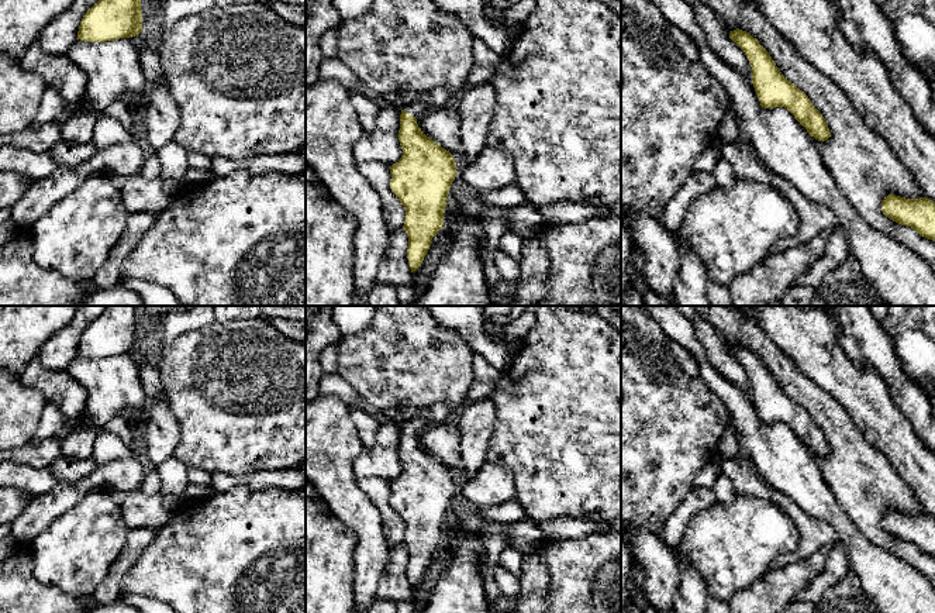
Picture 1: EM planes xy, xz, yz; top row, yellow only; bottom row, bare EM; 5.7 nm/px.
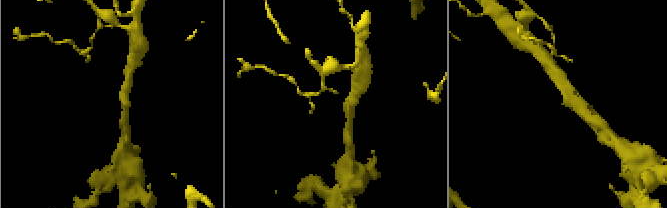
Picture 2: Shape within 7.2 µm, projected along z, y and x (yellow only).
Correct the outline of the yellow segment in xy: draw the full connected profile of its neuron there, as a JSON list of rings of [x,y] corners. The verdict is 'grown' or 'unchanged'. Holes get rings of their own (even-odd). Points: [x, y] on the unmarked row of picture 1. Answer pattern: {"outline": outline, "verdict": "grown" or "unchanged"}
{"outline": [[[106,306],[83,331],[77,355],[107,358],[141,349],[141,306]]], "verdict": "unchanged"}

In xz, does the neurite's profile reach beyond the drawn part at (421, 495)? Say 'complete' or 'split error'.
split error

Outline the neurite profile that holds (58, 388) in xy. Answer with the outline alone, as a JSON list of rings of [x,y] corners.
[[[37,355],[28,362],[20,378],[24,385],[38,389],[46,403],[52,403],[61,410],[68,430],[82,426],[87,393],[68,371],[44,368]]]

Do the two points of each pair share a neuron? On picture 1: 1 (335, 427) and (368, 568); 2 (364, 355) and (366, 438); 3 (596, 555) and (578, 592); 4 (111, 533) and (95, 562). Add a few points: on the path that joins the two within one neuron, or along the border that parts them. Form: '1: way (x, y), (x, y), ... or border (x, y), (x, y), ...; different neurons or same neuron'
1: way (335, 462), (335, 484), (365, 519), (368, 533); same neuron
2: border (372, 409), (379, 415); different neurons
3: way (587, 564), (578, 574), (578, 584); same neuron
4: way (104, 540), (95, 550), (95, 555); same neuron

